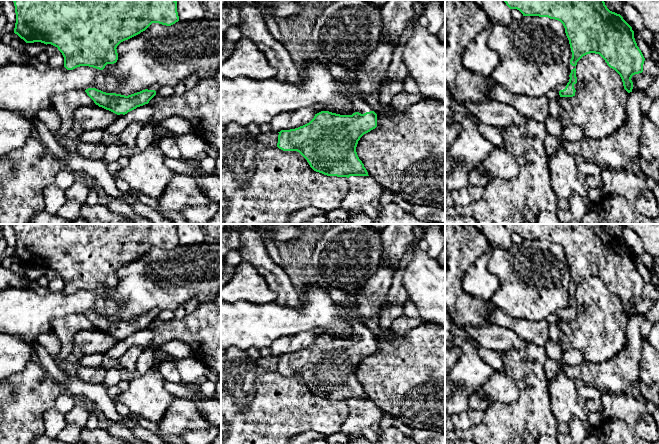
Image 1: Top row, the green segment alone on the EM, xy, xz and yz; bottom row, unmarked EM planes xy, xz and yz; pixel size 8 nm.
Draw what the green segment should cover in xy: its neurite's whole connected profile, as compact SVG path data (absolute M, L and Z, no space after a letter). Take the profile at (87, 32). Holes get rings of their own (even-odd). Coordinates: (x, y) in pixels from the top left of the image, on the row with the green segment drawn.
M14 0L16 23L14 33L17 34L26 43L41 42L51 44L58 48L64 57L64 67L67 70L73 70L80 66L89 66L103 70L107 64L114 64L118 60L117 46L141 32L145 31L152 23L159 23L171 26L179 21L176 0Z

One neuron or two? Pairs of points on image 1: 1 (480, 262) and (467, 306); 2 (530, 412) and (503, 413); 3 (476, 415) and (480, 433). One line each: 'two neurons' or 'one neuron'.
1: two neurons
2: one neuron
3: two neurons

